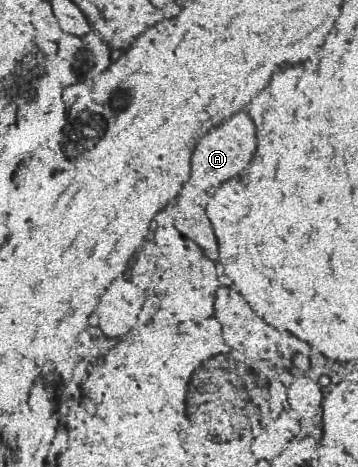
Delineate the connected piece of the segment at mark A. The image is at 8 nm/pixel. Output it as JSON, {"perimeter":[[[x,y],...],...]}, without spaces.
{"perimeter":[[[236,115],[228,123],[216,127],[210,135],[206,135],[204,139],[196,143],[194,161],[192,161],[192,177],[182,187],[178,199],[170,203],[166,211],[160,215],[158,225],[174,227],[182,235],[182,239],[186,239],[190,245],[196,245],[218,267],[224,265],[224,257],[220,253],[212,223],[206,215],[206,197],[212,195],[222,183],[240,177],[252,157],[254,157],[254,125],[246,115]]]}

